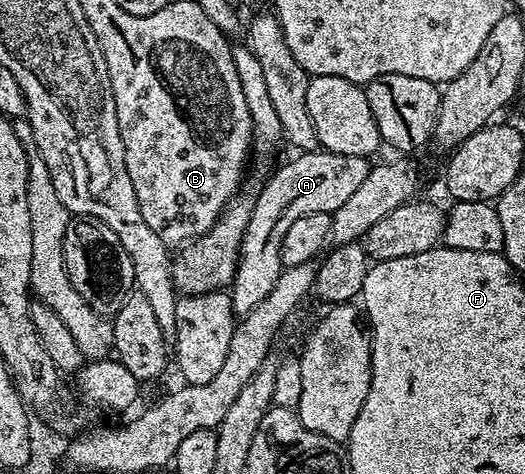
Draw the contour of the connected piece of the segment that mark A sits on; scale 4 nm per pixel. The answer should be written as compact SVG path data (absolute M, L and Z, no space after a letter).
M315 149L295 154L295 159L287 161L283 167L273 168L270 180L253 196L254 208L245 237L242 239L242 252L238 255L238 269L229 288L230 300L234 303L235 316L241 317L252 313L268 293L283 271L280 245L288 225L296 217L308 213L333 213L356 193L364 177L368 177L372 166L367 157L348 157L348 153L332 153Z

